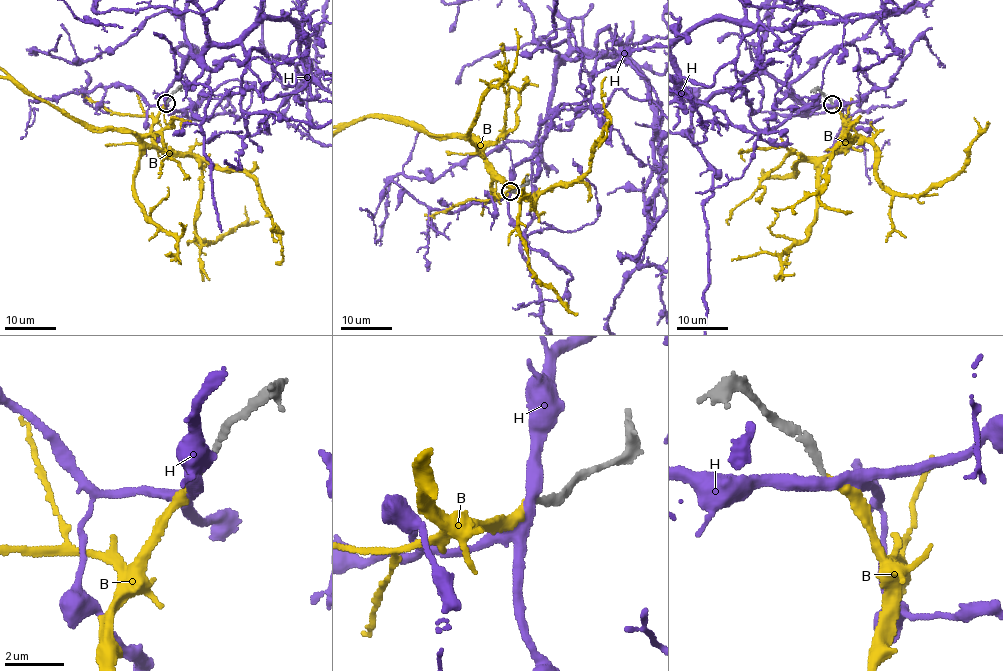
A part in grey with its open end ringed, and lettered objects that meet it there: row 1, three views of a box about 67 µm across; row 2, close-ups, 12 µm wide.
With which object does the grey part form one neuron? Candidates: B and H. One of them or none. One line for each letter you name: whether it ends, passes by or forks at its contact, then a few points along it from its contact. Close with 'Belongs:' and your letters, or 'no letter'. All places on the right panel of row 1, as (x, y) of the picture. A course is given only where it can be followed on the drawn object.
B: It ends there
Belongs: B

